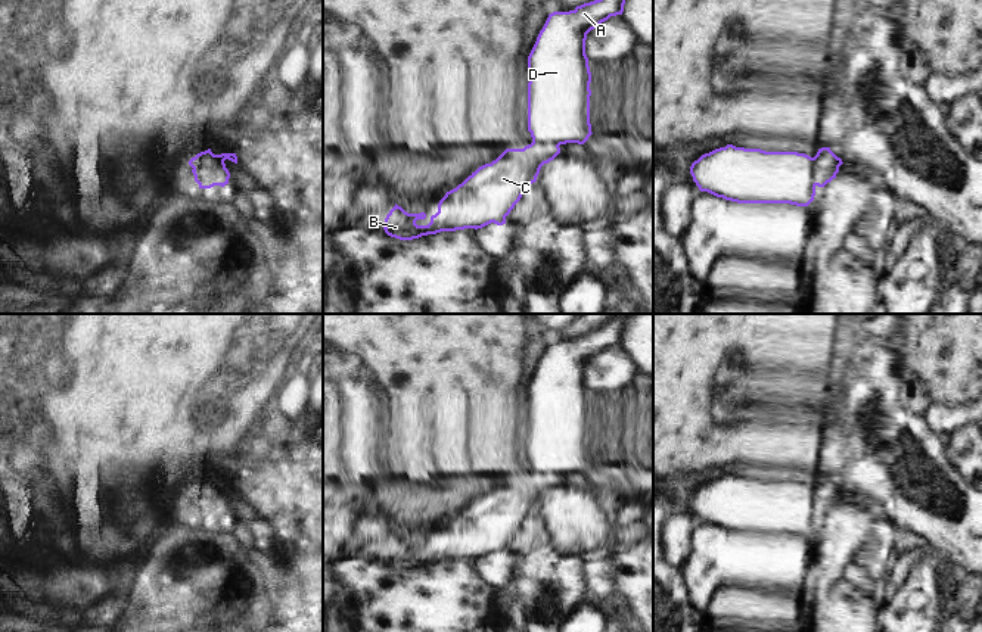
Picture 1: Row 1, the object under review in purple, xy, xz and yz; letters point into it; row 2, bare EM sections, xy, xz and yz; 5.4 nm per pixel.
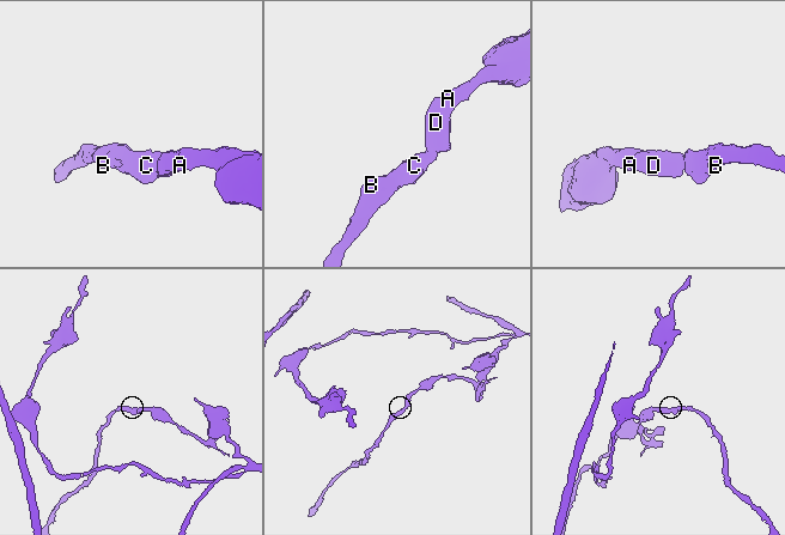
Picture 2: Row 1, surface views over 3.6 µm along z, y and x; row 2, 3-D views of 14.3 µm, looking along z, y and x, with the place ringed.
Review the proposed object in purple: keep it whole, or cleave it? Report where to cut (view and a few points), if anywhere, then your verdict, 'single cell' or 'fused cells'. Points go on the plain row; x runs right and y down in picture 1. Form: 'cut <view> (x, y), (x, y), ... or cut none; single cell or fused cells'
cut yz (811, 488), (816, 514); fused cells

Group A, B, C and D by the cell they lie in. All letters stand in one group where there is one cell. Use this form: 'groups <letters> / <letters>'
groups A D / B C

